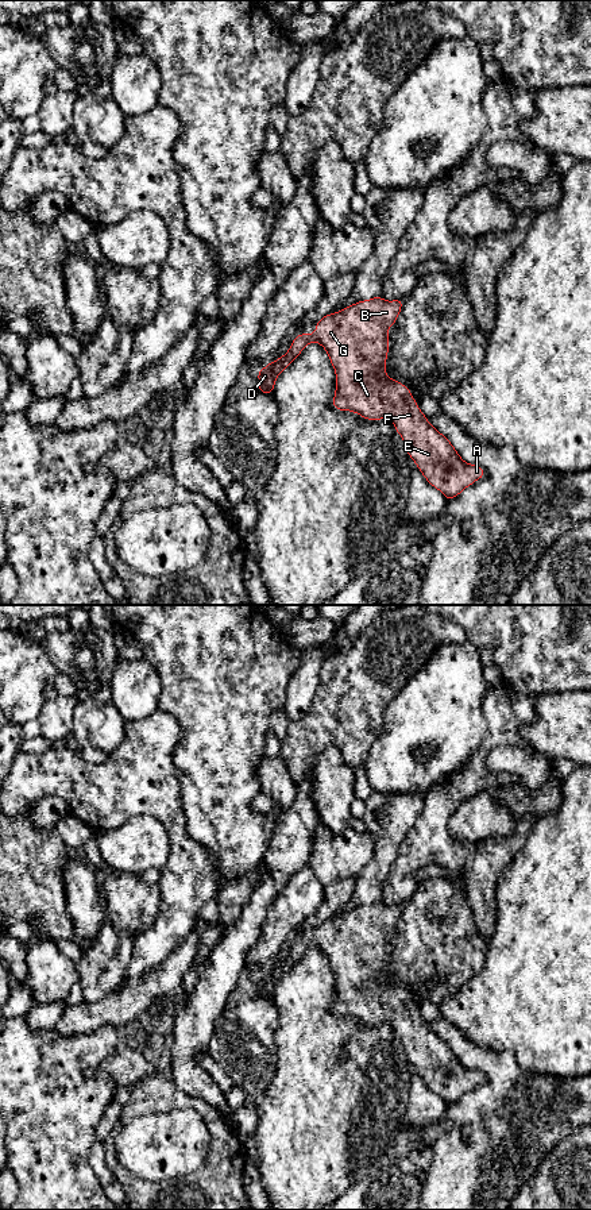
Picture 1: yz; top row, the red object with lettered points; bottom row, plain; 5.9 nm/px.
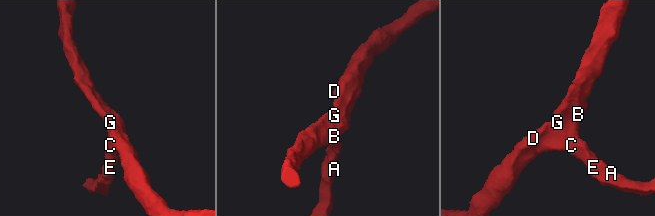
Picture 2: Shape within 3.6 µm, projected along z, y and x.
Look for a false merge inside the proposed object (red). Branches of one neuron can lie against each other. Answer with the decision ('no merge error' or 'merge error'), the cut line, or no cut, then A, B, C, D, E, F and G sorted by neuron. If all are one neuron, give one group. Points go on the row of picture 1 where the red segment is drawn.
no merge error; cut none; groups A B C D E F G

